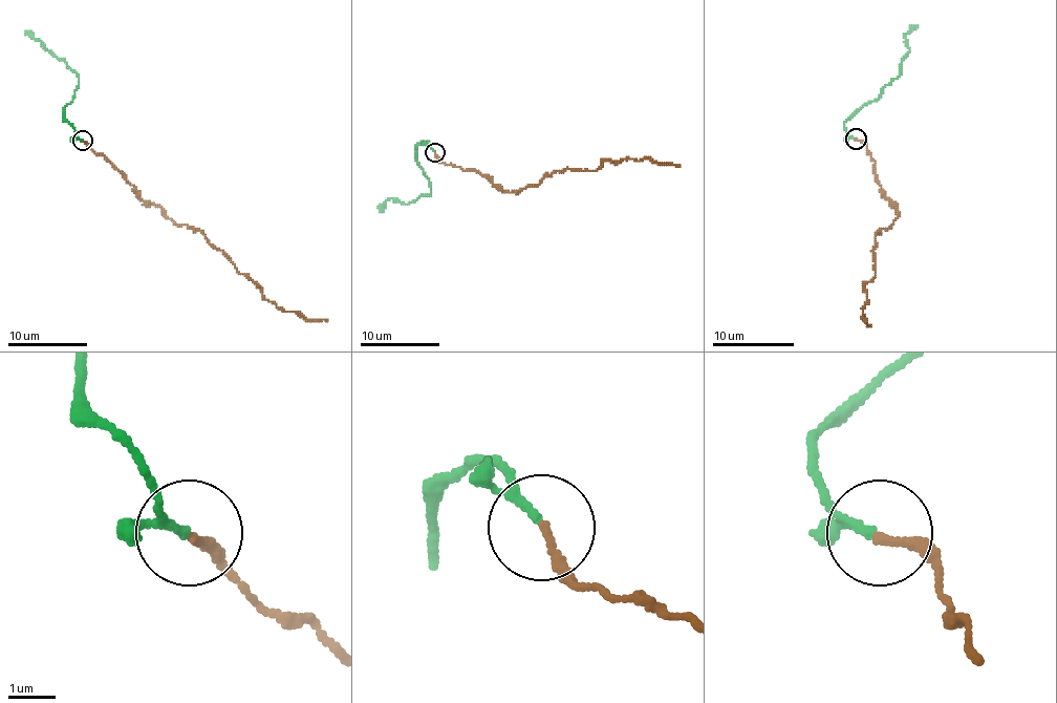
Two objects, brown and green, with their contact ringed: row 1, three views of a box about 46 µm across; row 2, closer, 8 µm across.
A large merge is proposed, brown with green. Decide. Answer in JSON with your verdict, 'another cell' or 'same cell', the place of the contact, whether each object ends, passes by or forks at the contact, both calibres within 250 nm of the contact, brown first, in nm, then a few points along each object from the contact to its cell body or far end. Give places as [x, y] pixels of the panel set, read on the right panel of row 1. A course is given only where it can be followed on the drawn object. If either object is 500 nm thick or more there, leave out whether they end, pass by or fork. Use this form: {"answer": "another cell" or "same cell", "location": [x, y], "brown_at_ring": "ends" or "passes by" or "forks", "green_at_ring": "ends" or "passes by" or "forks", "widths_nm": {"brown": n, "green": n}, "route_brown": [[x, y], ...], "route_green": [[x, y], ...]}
{"answer": "same cell", "location": [856, 139], "brown_at_ring": "ends", "green_at_ring": "passes by", "widths_nm": {"brown": 180, "green": 130}, "route_brown": [[857, 137], [898, 208], [875, 236], [875, 277], [864, 285], [862, 305], [870, 326]], "route_green": [[855, 137], [844, 126], [879, 97], [900, 72], [900, 64], [909, 51], [903, 36], [918, 25]]}

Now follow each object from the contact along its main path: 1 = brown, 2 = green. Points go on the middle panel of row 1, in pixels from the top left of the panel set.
1: (435, 152), (440, 163), (478, 170), (510, 192), (555, 170), (595, 170), (604, 161), (680, 167)
2: (435, 151), (425, 141), (417, 147), (417, 163), (431, 194), (423, 194), (407, 204), (389, 198), (380, 212)

